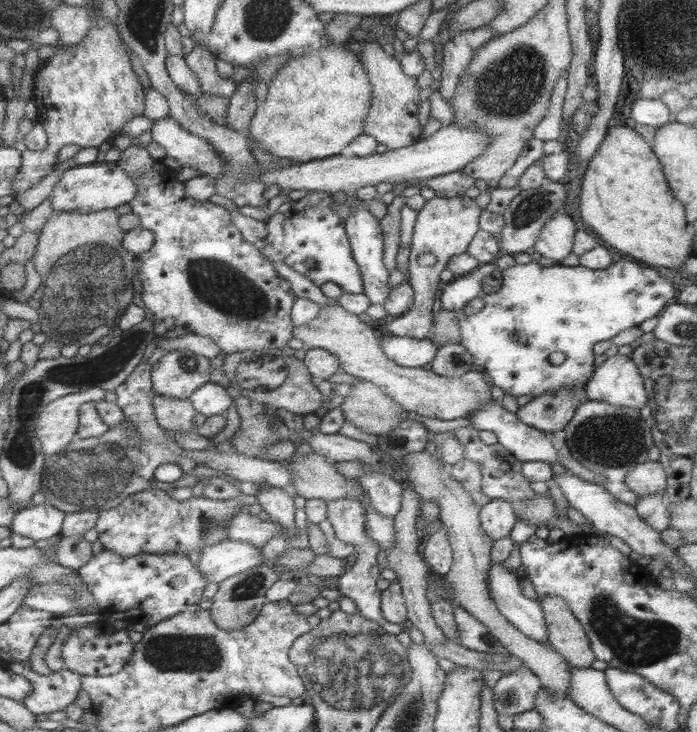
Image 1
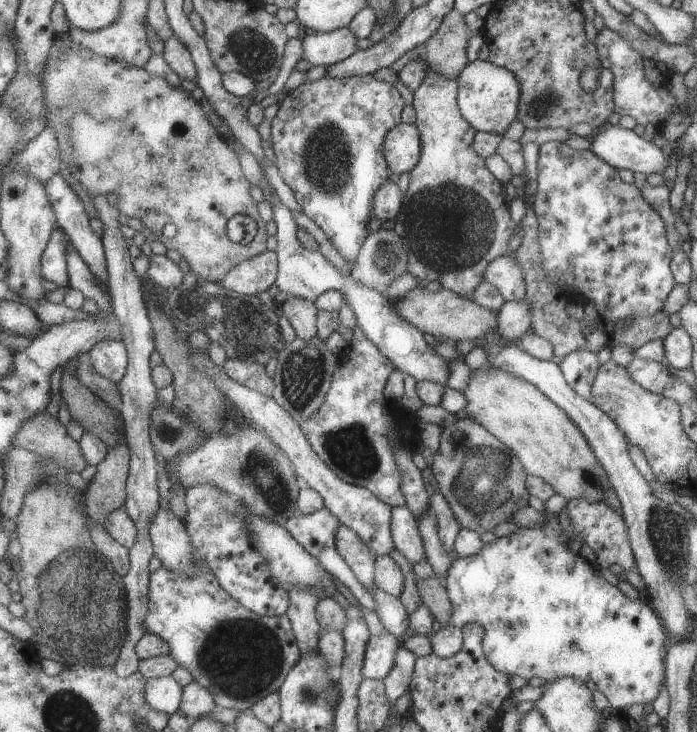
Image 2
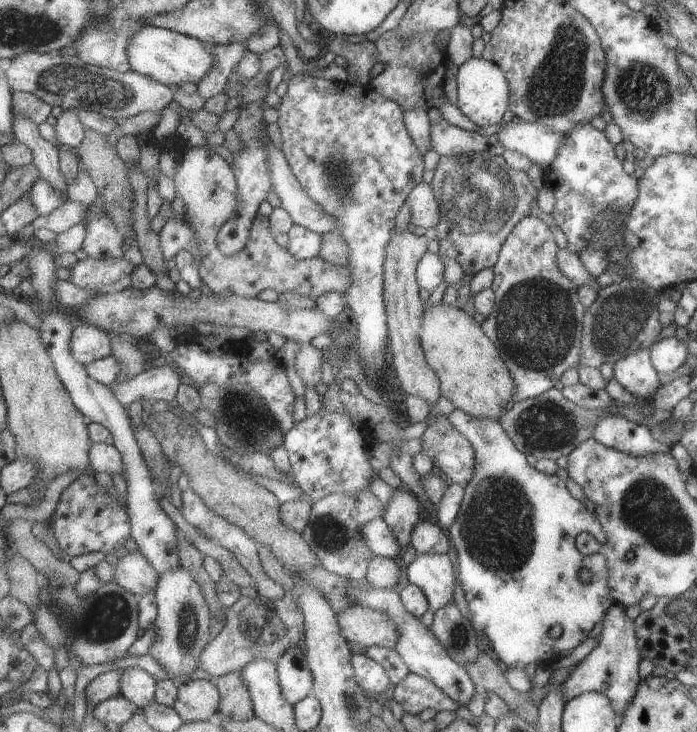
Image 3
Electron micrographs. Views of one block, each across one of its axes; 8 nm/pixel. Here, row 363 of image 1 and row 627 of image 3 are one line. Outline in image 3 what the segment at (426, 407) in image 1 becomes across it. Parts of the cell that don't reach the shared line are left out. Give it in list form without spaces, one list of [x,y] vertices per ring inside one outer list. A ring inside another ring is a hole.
[[[357,605],[345,608],[338,614],[338,622],[344,637],[353,644],[397,648],[399,630],[391,620],[389,612],[383,608],[377,610],[369,606]]]

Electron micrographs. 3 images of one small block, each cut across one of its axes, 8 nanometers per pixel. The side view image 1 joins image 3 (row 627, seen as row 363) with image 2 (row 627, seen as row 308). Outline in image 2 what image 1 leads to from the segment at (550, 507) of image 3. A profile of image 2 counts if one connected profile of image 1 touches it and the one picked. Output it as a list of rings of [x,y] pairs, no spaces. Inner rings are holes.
[[[543,510],[540,516],[542,521],[535,526],[517,527],[507,536],[483,543],[479,553],[457,556],[450,562],[443,580],[452,606],[450,624],[436,628],[428,637],[432,653],[448,657],[459,652],[464,625],[475,622],[483,629],[480,647],[485,660],[509,677],[529,680],[537,676],[545,683],[557,677],[575,677],[584,683],[592,680],[613,708],[653,702],[659,686],[664,685],[663,642],[669,636],[662,622],[645,602],[629,600],[595,571],[595,564],[571,551],[559,514]]]

